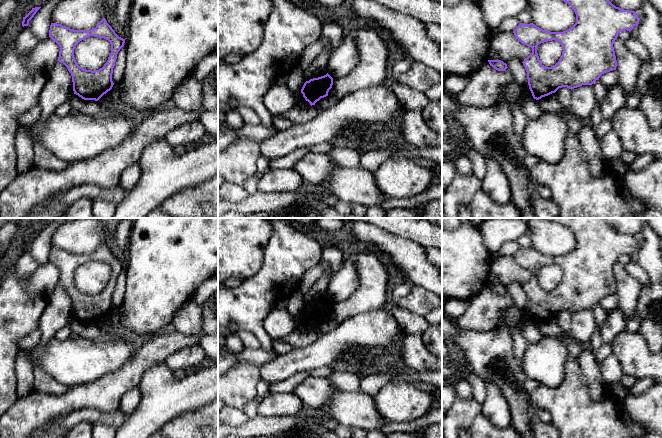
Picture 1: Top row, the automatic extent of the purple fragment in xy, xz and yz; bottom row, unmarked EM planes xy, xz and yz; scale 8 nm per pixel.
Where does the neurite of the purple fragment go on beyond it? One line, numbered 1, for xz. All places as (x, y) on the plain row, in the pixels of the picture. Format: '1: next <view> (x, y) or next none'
1: next none

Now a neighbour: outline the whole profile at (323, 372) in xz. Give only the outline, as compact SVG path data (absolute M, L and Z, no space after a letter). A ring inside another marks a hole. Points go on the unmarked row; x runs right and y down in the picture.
M320 367L318 369L313 369L310 371L310 376L312 377L322 377L326 378L333 373L331 367Z

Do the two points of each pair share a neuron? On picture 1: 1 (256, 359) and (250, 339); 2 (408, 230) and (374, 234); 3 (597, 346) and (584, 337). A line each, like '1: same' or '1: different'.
1: different
2: different
3: different

